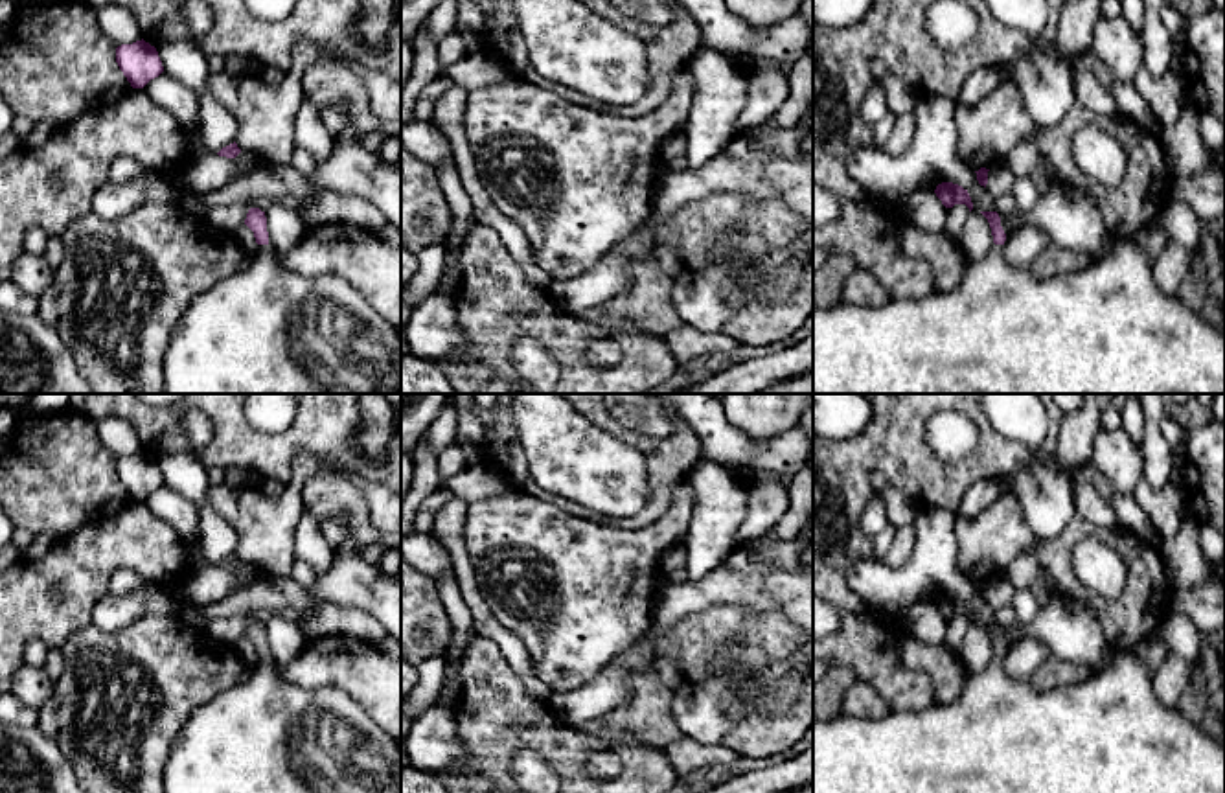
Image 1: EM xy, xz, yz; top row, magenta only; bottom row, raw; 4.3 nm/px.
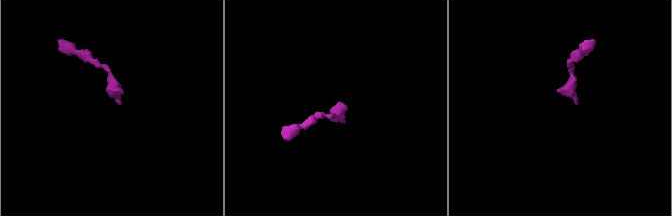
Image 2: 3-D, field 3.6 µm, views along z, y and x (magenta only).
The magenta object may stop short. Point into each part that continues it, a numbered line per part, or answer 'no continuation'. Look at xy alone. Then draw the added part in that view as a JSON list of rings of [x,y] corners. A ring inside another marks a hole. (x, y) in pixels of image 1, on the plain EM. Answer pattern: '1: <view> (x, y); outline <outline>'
1: xy (267, 735); outline [[[258,657],[246,683],[223,692],[195,708],[175,734],[164,767],[164,793],[401,793],[401,747],[348,692],[340,688],[307,690],[285,681],[276,670],[272,657]]]

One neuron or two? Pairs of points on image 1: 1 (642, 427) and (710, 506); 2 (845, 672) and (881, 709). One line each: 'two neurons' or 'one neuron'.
1: two neurons
2: two neurons

